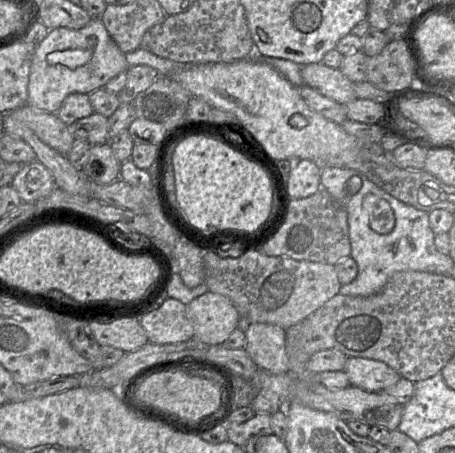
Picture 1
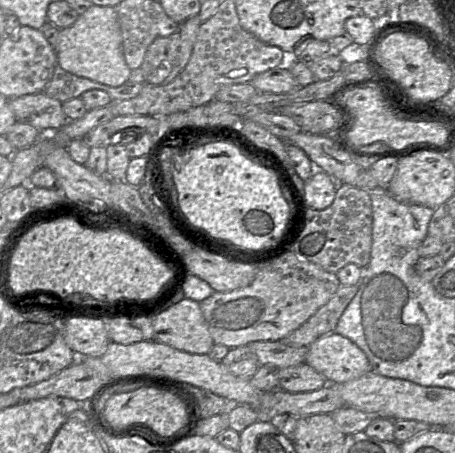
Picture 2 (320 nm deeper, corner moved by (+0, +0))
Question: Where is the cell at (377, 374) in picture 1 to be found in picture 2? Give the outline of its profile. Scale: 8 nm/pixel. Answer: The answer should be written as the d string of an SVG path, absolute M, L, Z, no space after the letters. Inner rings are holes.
M336 332L314 341L307 348L305 363L323 375L328 383L344 383L371 371L366 354Z

